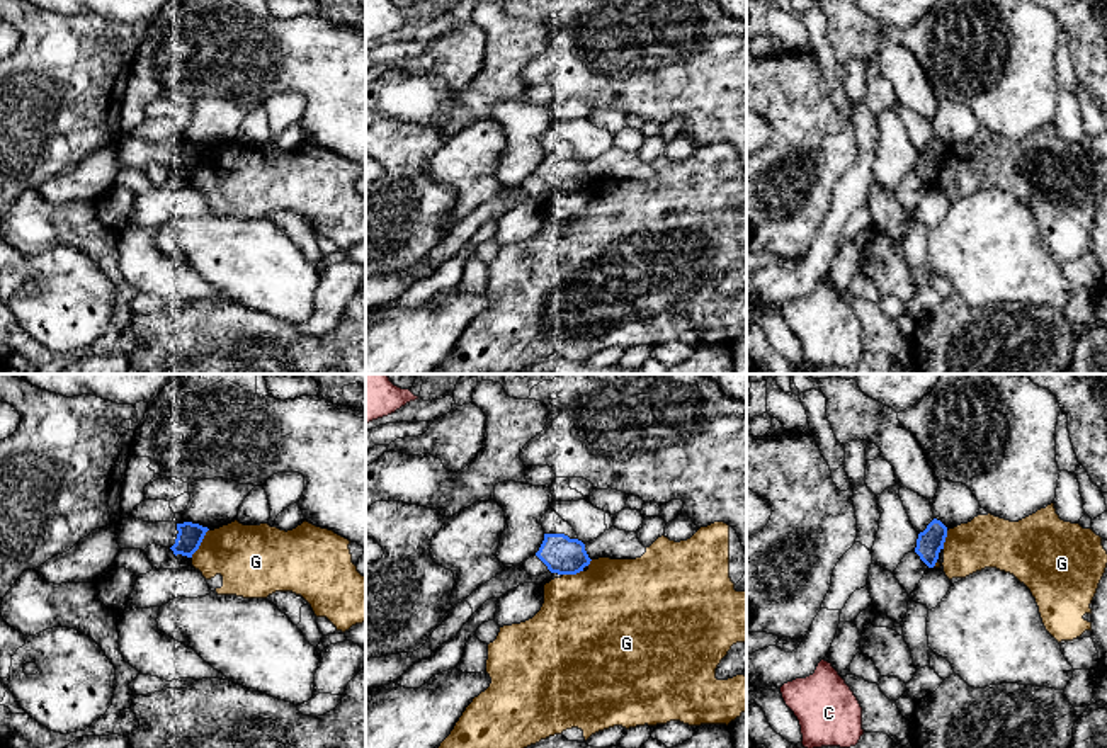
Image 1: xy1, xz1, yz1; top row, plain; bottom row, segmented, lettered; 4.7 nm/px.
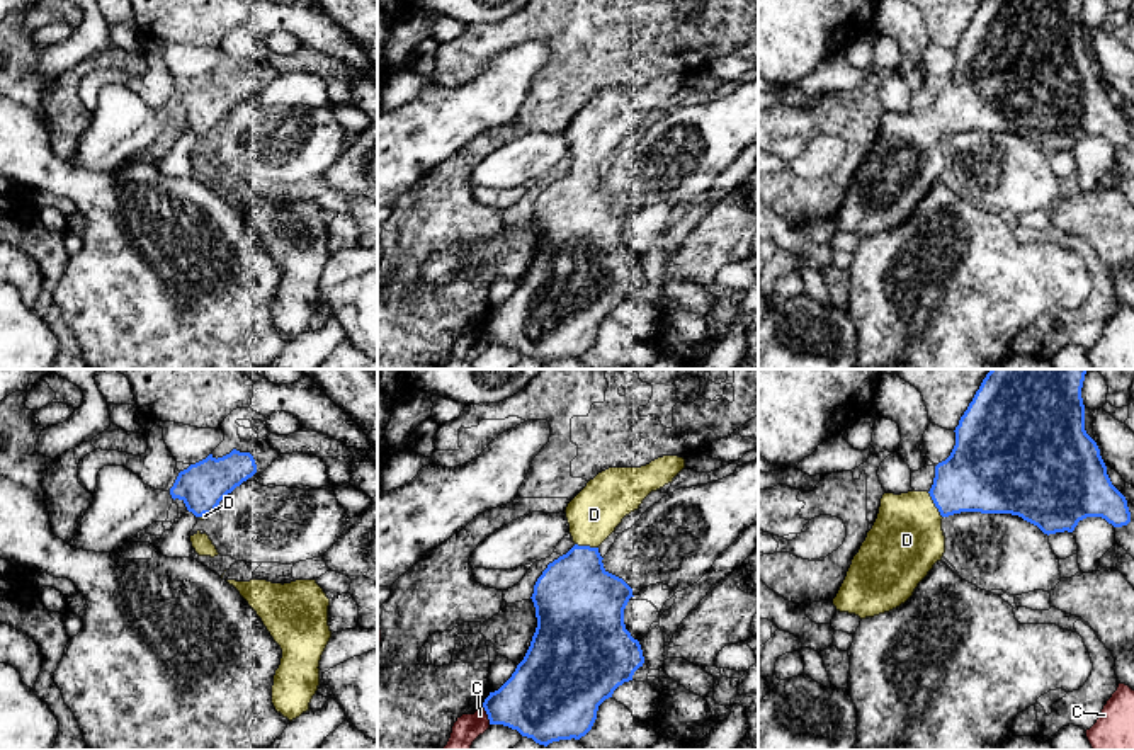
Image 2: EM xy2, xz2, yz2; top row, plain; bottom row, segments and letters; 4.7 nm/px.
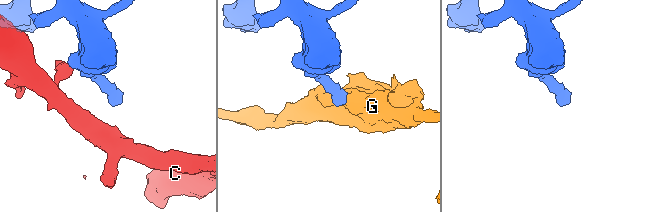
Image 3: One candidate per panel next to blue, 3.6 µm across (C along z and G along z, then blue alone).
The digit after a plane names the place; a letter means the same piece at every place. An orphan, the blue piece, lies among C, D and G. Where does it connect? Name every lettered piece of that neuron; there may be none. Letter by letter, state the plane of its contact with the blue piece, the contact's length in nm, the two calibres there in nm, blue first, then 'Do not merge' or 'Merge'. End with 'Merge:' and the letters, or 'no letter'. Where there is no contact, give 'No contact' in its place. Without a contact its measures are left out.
C: Touches blue in xz2. Shared border 90 nm. Thickness 340 nm (blue) against 120 nm. Do not merge
D: Touches blue in yz2. Shared border 150 nm. Thickness 340 nm (blue) against 340 nm. Merge
G: Touches blue in xy1. Shared border 160 nm. Thickness 120 nm (blue) against 320 nm. Do not merge
Merge: D

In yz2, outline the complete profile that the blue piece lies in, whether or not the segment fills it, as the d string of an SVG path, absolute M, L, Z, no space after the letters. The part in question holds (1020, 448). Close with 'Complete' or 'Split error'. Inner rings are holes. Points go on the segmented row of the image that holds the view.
M991 369L955 427L950 456L935 466L928 491L884 493L872 529L853 556L833 599L840 612L860 619L889 612L904 604L945 553L942 519L961 512L1012 514L1044 534L1073 532L1080 520L1102 517L1114 527L1131 522L1125 497L1112 485L1097 442L1085 430L1081 388L1086 369Z. Split error

